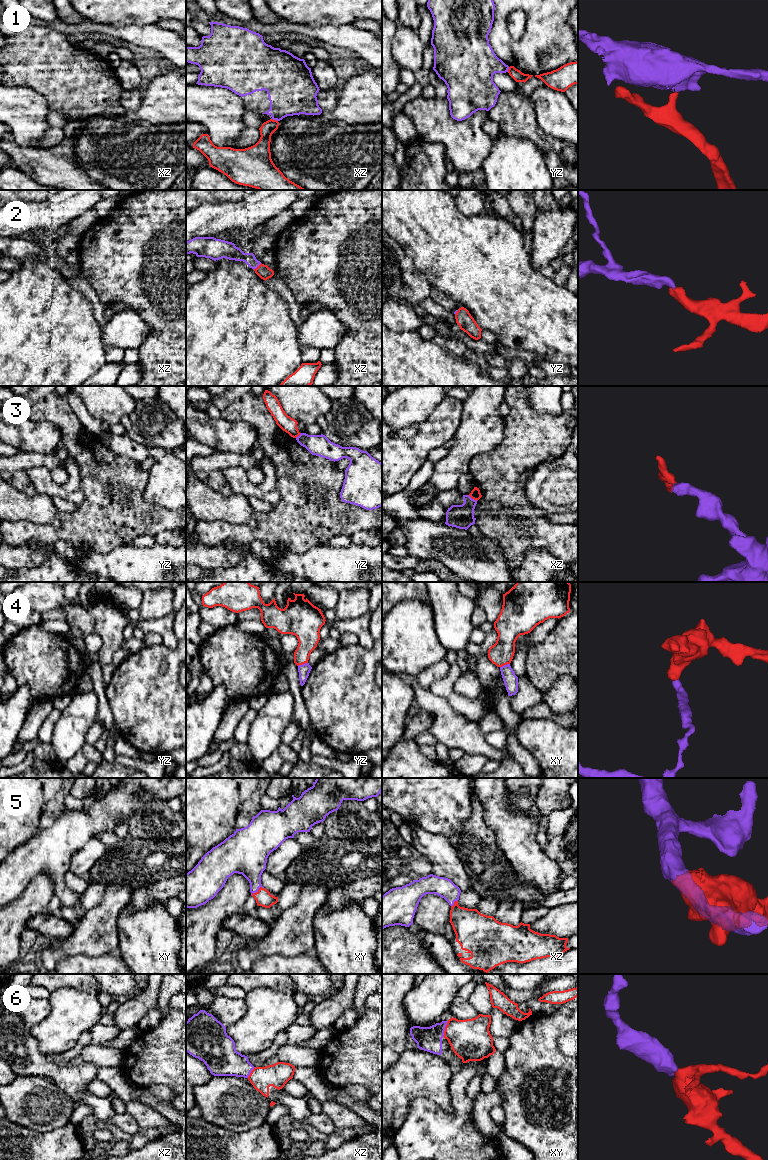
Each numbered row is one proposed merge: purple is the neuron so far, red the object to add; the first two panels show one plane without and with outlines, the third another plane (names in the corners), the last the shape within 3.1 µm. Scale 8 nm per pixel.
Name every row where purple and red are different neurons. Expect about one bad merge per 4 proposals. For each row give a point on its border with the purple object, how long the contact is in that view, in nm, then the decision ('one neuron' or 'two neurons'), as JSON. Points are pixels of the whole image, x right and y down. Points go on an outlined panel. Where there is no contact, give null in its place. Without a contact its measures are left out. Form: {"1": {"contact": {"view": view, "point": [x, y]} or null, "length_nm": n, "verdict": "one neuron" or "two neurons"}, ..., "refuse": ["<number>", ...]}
{"1": {"contact": {"view": "xz", "point": [274, 119]}, "length_nm": 60, "verdict": "two neurons"}, "2": {"contact": {"view": "xz", "point": [257, 266]}, "length_nm": 90, "verdict": "one neuron"}, "3": {"contact": {"view": "xz", "point": [473, 499]}, "length_nm": 90, "verdict": "two neurons"}, "4": {"contact": {"view": "yz", "point": [303, 664]}, "length_nm": 90, "verdict": "two neurons"}, "5": {"contact": {"view": "xy", "point": [257, 890]}, "length_nm": 120, "verdict": "one neuron"}, "6": {"contact": {"view": "xy", "point": [444, 1029]}, "length_nm": 140, "verdict": "one neuron"}, "refuse": ["1", "3", "4"]}

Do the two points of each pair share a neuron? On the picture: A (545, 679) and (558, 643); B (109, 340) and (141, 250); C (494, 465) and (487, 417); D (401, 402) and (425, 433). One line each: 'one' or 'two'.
A: one
B: two
C: two
D: two

